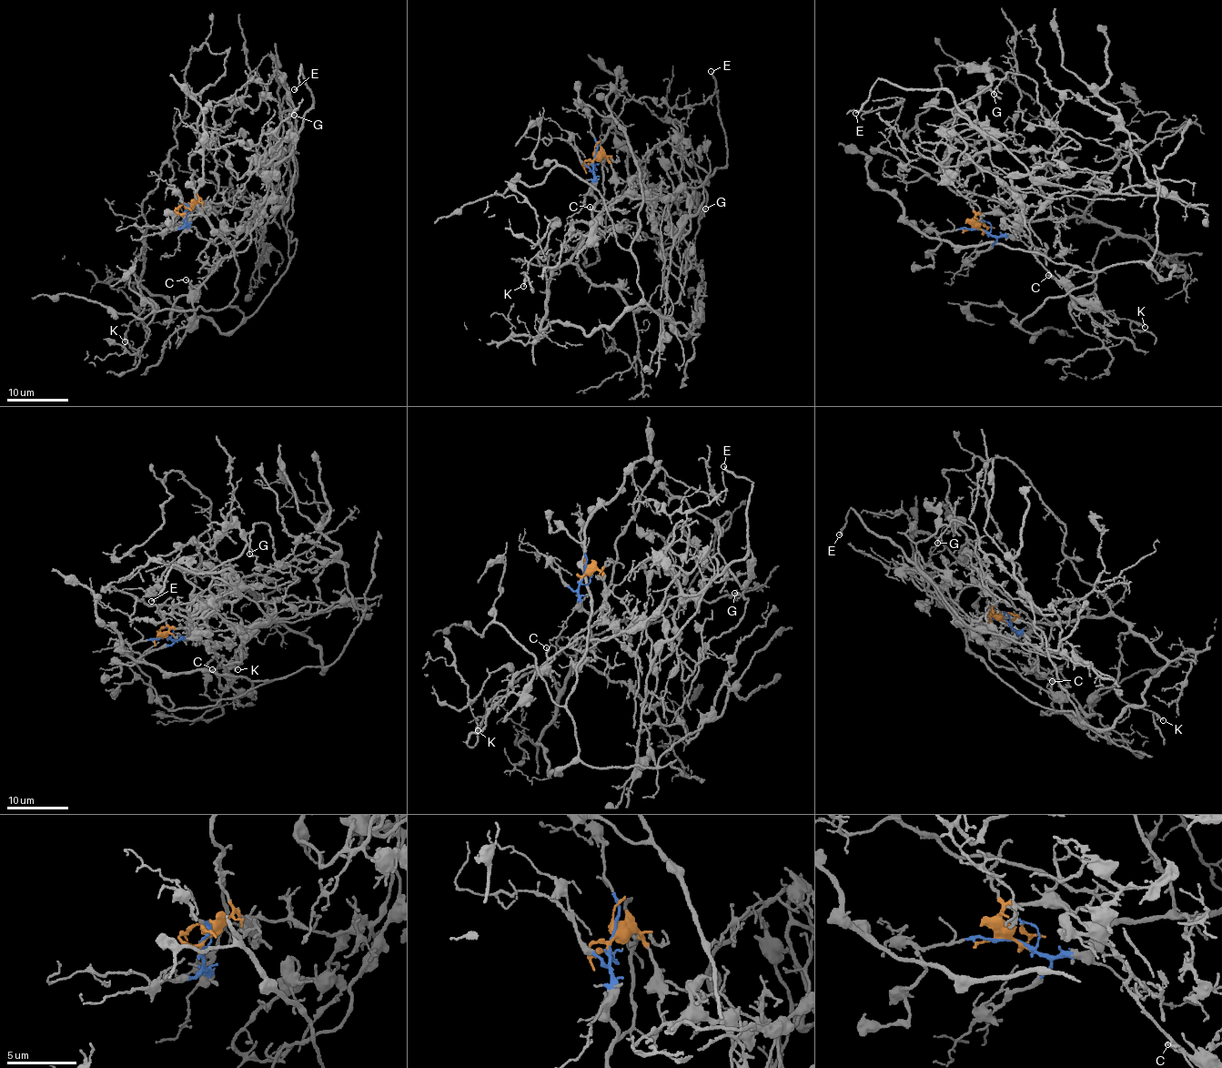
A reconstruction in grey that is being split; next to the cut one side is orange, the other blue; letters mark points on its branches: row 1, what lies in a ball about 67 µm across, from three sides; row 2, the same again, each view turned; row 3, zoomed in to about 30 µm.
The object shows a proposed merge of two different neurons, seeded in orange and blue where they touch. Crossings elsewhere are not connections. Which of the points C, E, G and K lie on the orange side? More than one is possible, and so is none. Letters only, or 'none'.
C, E, G

